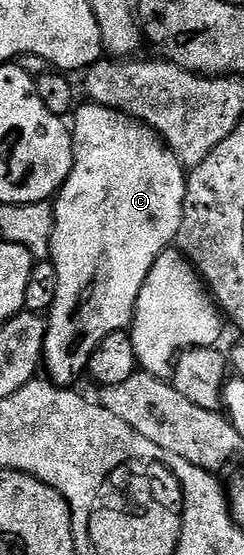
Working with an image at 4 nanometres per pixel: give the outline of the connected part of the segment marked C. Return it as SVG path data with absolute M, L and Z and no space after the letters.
M85 101L78 106L71 115L71 134L73 136L73 168L55 196L53 208L53 242L51 244L51 261L55 265L55 273L59 273L59 290L55 296L55 305L47 313L47 330L45 333L45 357L44 370L50 383L58 387L72 388L73 383L80 375L86 374L89 366L89 358L94 349L107 337L116 331L126 330L133 322L133 311L137 307L137 298L143 289L143 281L147 281L147 273L151 265L163 254L170 250L171 244L176 240L181 222L183 221L183 209L185 208L185 185L187 182L186 168L175 157L175 153L165 143L157 132L152 131L145 123L116 111L110 107L101 107L98 103Z

